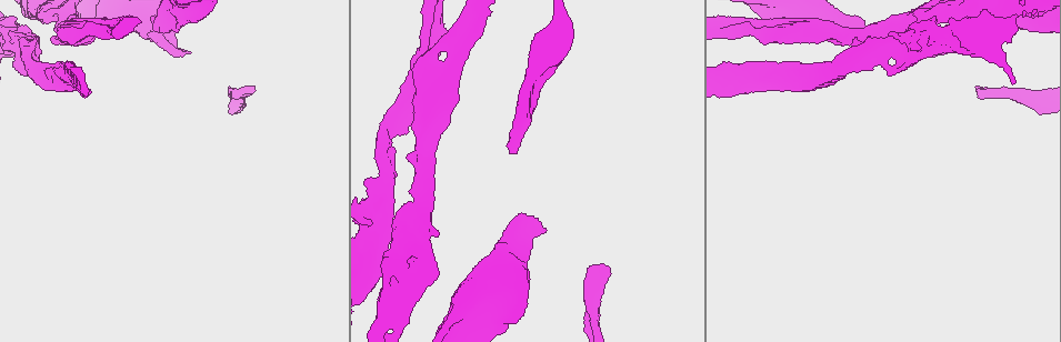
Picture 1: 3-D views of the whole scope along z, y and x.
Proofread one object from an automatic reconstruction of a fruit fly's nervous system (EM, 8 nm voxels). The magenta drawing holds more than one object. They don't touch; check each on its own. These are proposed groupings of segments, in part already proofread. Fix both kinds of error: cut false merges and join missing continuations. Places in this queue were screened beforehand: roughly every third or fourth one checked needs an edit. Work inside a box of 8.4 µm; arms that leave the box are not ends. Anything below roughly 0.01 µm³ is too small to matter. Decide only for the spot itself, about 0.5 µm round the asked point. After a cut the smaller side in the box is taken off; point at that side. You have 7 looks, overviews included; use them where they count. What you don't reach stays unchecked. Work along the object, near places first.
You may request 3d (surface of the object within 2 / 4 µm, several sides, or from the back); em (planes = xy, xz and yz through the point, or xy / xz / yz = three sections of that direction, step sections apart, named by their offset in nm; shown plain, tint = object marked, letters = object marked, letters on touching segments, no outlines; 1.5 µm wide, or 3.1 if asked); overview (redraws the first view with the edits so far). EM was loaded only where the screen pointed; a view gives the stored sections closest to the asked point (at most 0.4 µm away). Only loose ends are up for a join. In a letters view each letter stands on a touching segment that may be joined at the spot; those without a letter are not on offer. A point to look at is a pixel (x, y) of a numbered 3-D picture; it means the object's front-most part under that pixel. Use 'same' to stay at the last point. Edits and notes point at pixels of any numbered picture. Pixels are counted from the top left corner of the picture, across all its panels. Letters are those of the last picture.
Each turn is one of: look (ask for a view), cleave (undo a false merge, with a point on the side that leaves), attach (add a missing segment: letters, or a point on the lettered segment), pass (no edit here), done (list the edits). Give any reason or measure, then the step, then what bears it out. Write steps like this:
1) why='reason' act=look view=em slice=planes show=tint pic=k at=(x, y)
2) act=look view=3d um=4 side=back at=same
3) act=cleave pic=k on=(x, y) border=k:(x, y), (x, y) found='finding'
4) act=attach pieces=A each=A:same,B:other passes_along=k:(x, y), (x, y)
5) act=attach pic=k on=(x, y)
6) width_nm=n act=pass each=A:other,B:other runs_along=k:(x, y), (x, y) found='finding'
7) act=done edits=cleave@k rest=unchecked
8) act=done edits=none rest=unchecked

why='two arms at a narrow angle' act=look view=em slice=planes show=plain pic=1 at=(794, 30)

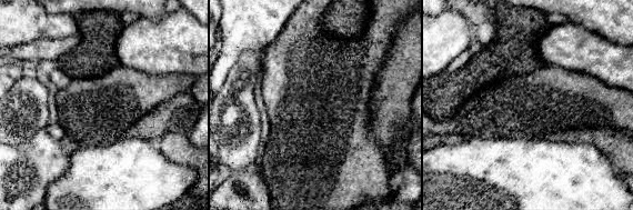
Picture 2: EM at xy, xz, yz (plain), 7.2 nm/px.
act=look view=em slice=planes show=letters at=same

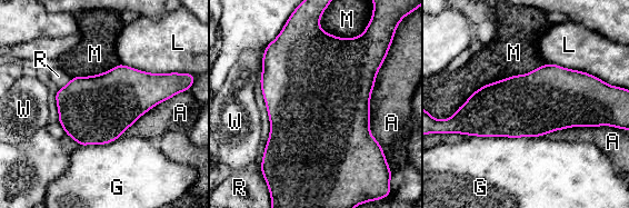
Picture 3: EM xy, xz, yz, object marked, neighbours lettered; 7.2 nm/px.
width_nm=500 longest_contact=M:700nm act=pass each=A:other,G:other,L:other,M:other,R:other,W:other found='all the same neuron'

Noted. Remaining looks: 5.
why='an open end' act=look view=em slice=planes show=letters pic=1 at=(519, 217)

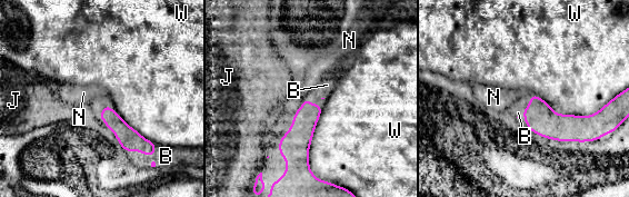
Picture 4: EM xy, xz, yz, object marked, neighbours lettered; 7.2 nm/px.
act=attach pieces=B each=B:same,J:other,N:other,W:other passes_along=4:(131, 140), (145, 155), (166, 156) found='it goes on there'

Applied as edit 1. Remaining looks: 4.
act=done edits=attach@4 rest=unchecked

